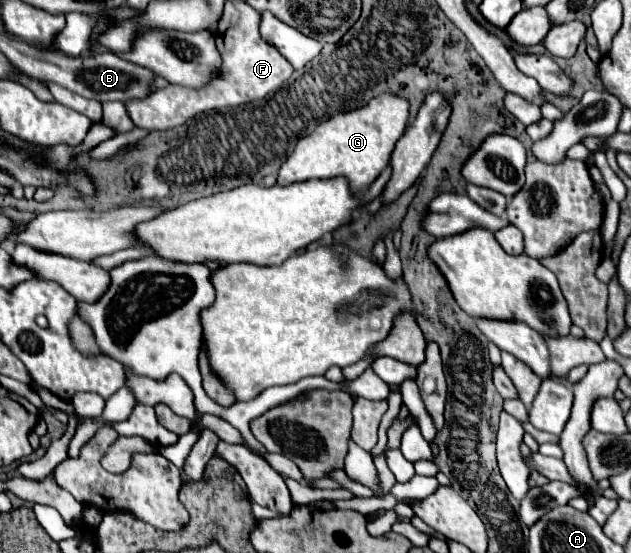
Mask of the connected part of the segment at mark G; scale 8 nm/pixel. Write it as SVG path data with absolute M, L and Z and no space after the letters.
M380 95L368 105L340 113L330 121L318 125L318 129L302 137L294 153L286 159L278 173L278 185L300 183L308 179L334 179L346 177L354 195L360 195L374 183L374 179L388 167L396 141L404 135L408 125L408 103L396 95Z

